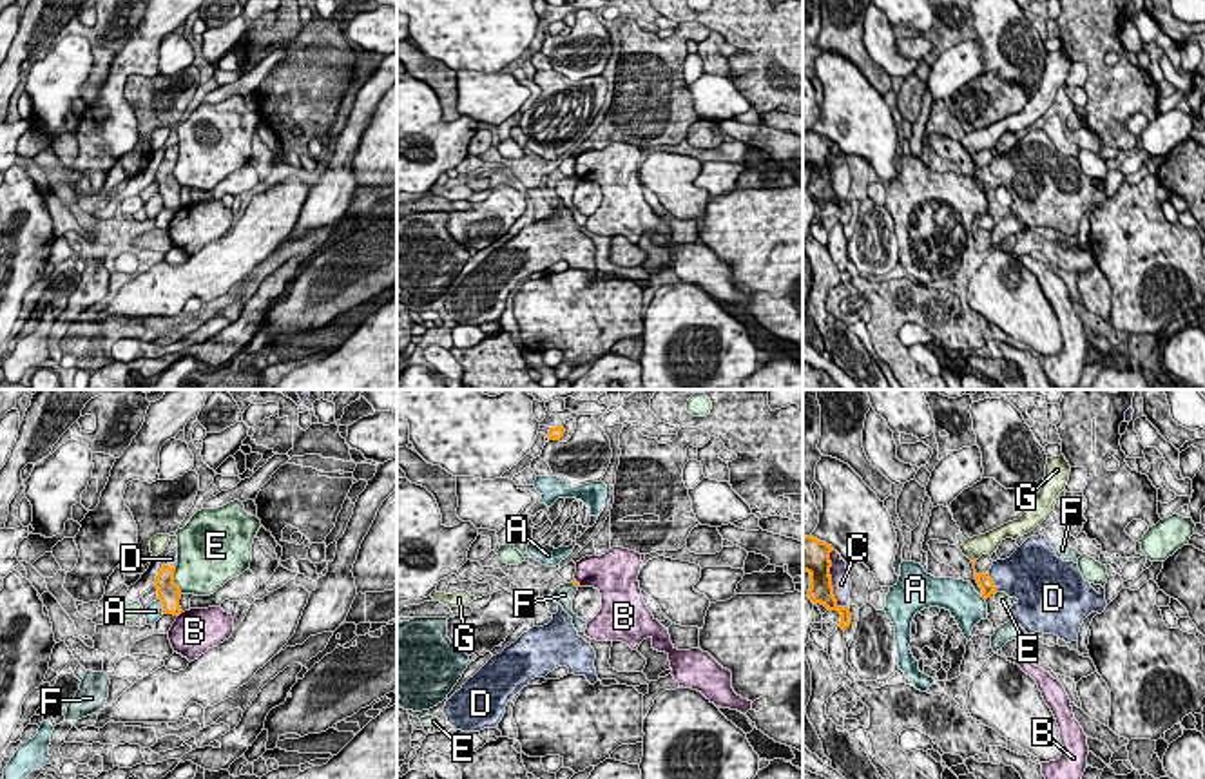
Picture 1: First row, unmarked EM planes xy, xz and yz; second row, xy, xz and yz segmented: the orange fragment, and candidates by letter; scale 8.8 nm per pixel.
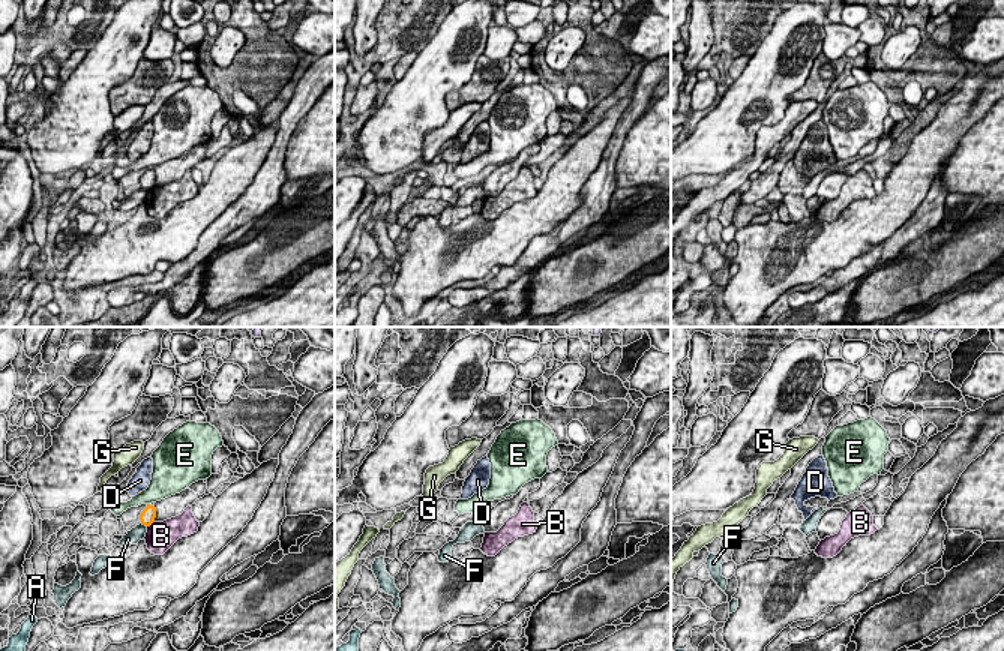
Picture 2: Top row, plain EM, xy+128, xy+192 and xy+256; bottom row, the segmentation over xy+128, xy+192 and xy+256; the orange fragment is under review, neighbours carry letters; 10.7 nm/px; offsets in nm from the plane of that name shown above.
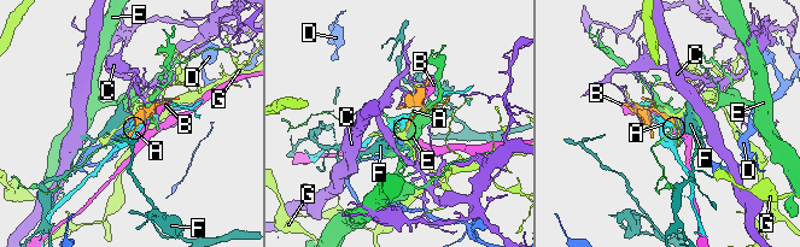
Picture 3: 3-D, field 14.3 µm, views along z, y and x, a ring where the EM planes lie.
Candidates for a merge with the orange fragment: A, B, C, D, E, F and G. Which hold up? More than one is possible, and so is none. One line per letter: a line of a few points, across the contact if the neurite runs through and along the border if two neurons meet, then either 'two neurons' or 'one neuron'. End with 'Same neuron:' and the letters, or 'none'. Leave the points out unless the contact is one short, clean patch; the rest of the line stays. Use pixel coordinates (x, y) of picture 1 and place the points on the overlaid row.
A: two neurons
B: two neurons
C: two neurons
D: yz (984, 582), (992, 582), (1002, 577), (1019, 577) | one neuron
E: two neurons
F: xz (571, 582), (577, 587) | two neurons
G: two neurons
Same neuron: D

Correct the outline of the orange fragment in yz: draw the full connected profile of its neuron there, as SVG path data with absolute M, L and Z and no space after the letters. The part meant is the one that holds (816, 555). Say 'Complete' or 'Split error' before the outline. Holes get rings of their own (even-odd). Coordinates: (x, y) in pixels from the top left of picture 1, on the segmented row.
Complete. M803 536L803 571L810 574L808 598L812 603L821 603L828 611L837 611L841 614L839 627L846 630L852 623L852 614L848 607L839 607L834 596L832 576L830 576L830 553L835 551L826 542L817 538Z

